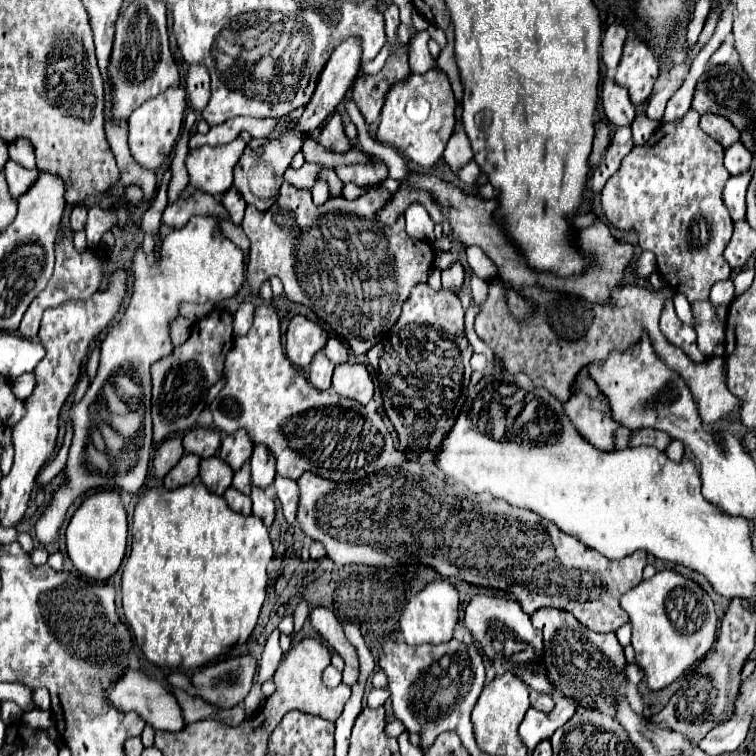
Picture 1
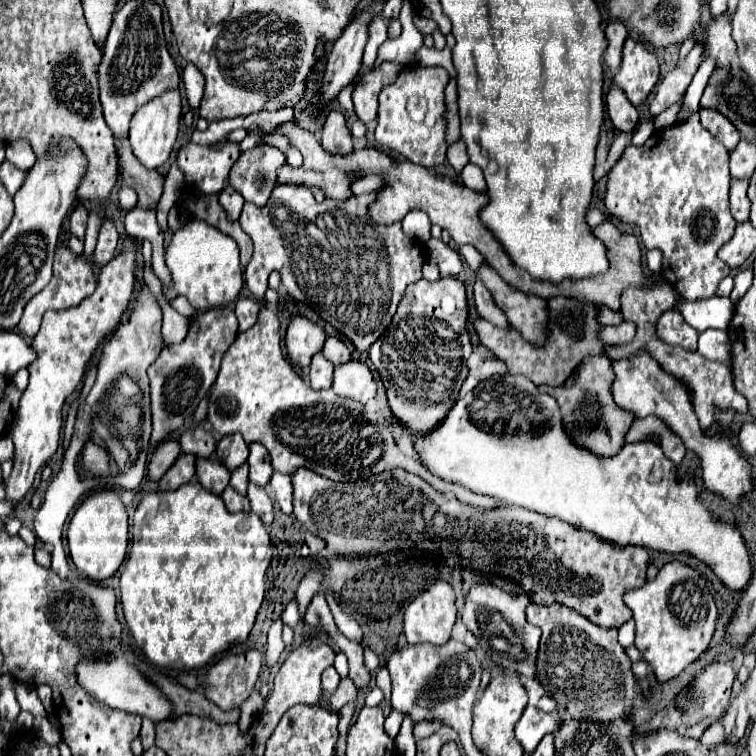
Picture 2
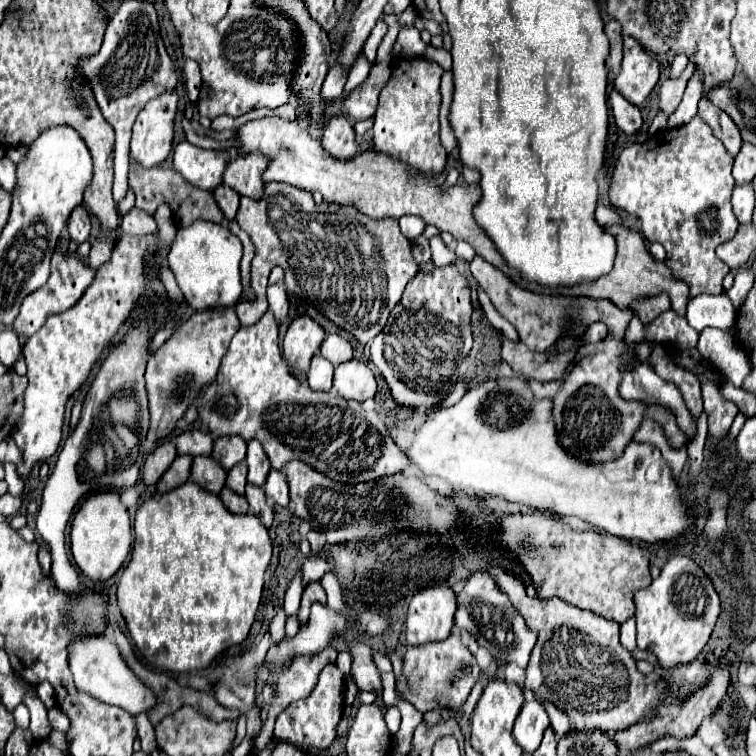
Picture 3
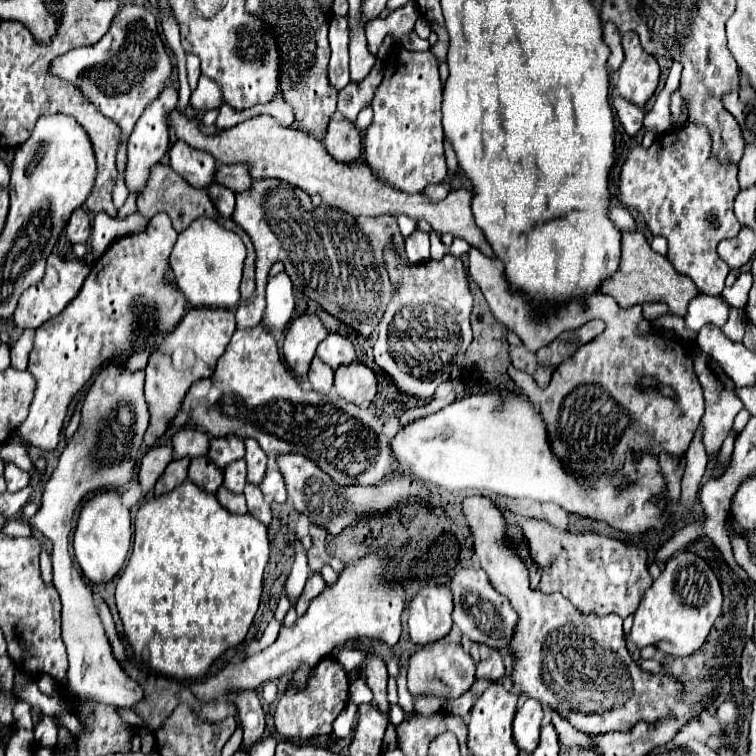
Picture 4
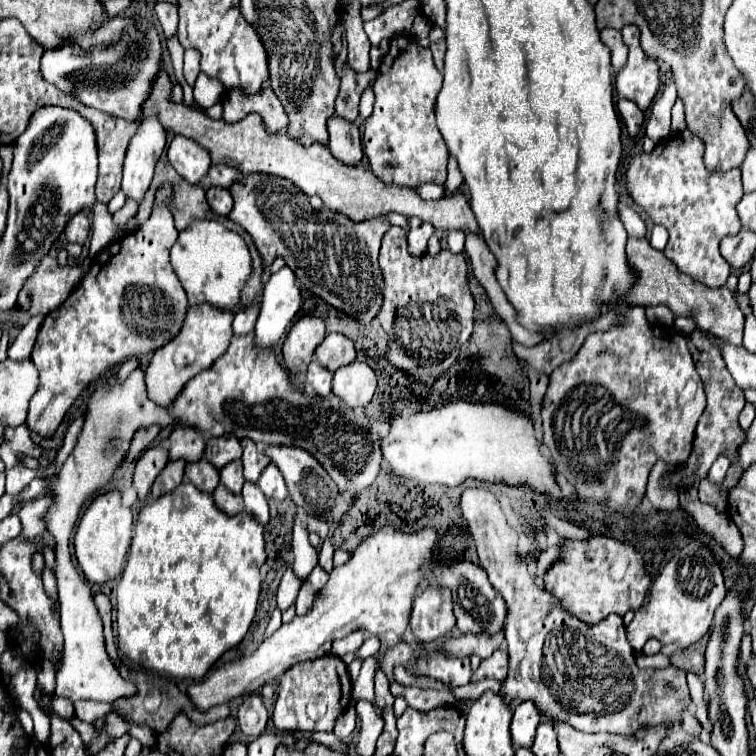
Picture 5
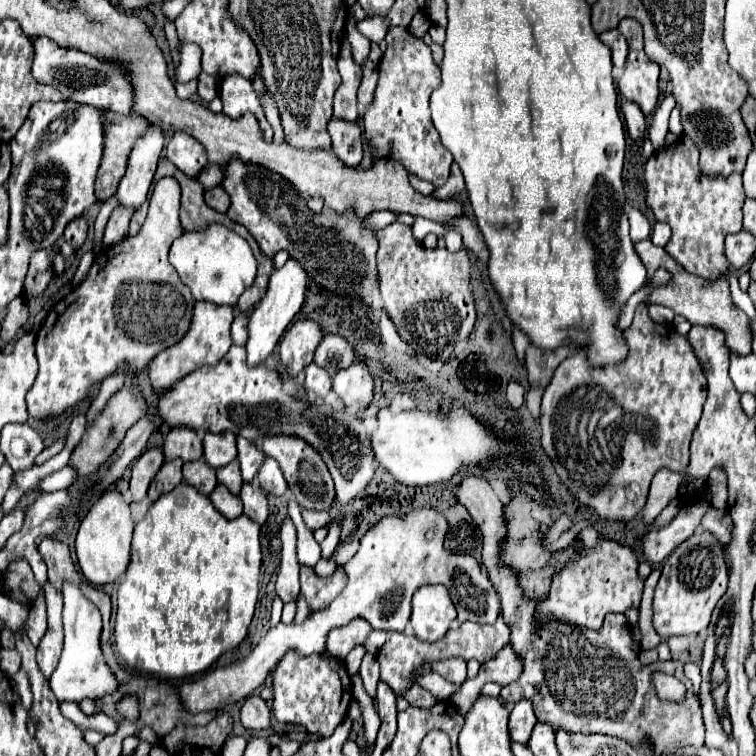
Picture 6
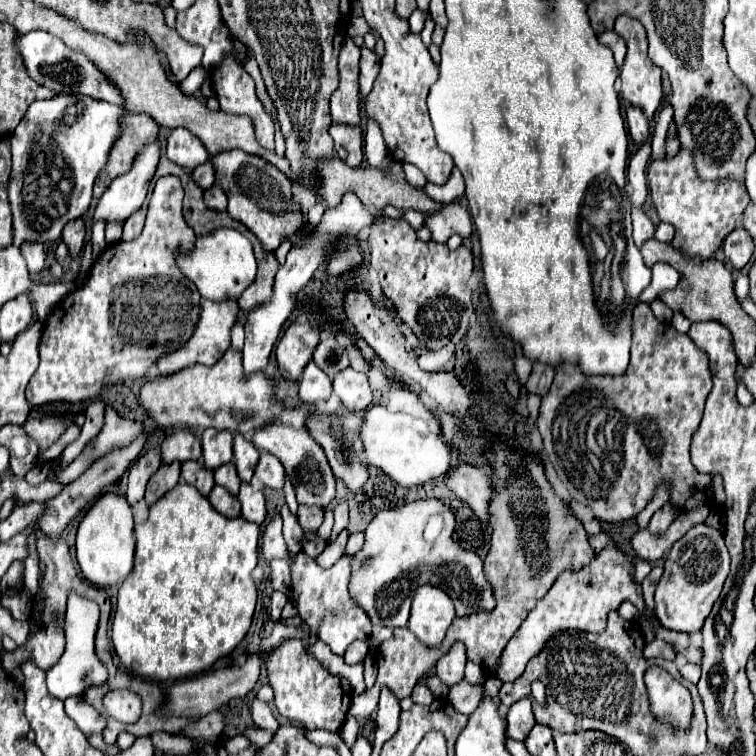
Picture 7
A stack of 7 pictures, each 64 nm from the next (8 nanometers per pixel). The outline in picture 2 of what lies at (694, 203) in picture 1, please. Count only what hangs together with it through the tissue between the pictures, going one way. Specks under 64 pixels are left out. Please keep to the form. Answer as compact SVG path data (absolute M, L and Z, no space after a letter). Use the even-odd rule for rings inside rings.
M692 114L686 122L678 122L666 130L656 132L644 146L628 146L616 166L608 174L604 204L610 216L622 222L634 222L640 228L642 244L650 248L660 248L664 254L662 274L664 278L682 294L684 300L698 300L714 296L718 284L730 274L730 268L716 256L718 248L732 238L736 220L730 214L728 190L730 190L730 170L728 170L728 150L718 138L714 138L700 122L698 114Z

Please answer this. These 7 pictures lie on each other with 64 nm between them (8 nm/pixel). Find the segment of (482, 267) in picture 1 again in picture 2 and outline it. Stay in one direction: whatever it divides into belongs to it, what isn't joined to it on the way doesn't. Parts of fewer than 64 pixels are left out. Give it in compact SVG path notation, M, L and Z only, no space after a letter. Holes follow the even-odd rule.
M462 245L459 247L459 254L468 262L468 266L472 268L472 270L476 270L482 262L484 262L484 258L482 258L482 254L474 248L472 245Z

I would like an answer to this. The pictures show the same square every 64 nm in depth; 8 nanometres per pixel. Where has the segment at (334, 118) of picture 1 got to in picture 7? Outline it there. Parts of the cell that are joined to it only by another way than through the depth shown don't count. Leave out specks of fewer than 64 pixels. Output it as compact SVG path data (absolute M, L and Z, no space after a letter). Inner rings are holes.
M332 124L330 136L334 138L334 152L340 160L344 160L348 166L356 168L360 166L364 152L362 152L362 130L358 126L344 126L344 124Z

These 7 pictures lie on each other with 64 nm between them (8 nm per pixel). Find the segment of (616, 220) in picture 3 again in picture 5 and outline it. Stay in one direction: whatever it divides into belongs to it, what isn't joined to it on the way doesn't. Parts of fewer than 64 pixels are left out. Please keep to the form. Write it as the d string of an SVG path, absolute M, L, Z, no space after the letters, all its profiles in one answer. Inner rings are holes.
M620 204L618 212L620 212L620 218L622 218L630 238L646 238L646 222L642 220L642 216L638 212L634 212L626 204Z

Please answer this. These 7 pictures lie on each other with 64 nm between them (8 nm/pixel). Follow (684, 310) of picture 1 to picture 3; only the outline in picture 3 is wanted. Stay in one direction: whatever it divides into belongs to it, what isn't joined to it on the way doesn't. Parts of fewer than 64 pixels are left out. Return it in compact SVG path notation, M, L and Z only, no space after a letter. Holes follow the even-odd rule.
M700 294L696 298L690 298L687 304L686 320L698 332L704 330L706 326L726 330L732 326L734 318L736 318L736 310L726 294L716 296Z

